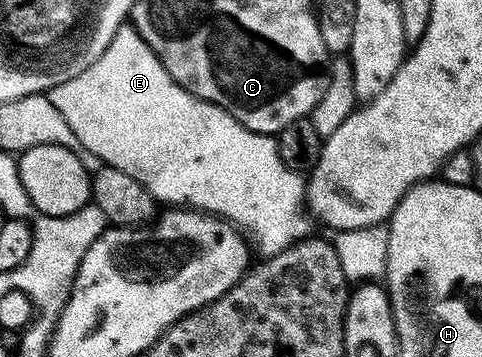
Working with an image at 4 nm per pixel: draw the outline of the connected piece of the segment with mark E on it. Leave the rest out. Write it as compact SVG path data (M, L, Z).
M130 23L120 25L118 31L114 31L114 35L106 42L102 53L94 59L94 63L90 67L86 67L86 71L82 71L82 75L74 75L74 79L66 79L66 83L51 86L46 95L50 99L50 103L54 103L54 107L58 107L62 119L66 119L66 123L70 123L70 131L74 131L74 135L78 135L78 139L82 139L82 147L86 147L86 151L94 151L94 155L98 155L101 163L118 167L118 171L126 171L126 175L134 175L134 179L138 179L138 183L142 183L142 187L146 187L146 191L150 191L150 195L165 206L198 209L202 213L211 213L226 221L231 221L237 229L246 234L251 248L255 252L257 249L261 258L273 257L278 251L290 247L295 241L303 241L305 237L309 236L308 221L310 222L310 217L305 209L305 178L299 173L290 171L286 167L286 163L282 163L275 140L267 133L250 131L245 125L238 123L238 119L231 117L228 110L223 109L221 105L212 105L183 89L169 75L166 67L162 67L158 55L154 55L154 51L150 51L146 39L142 39L142 35L138 35L138 31Z

